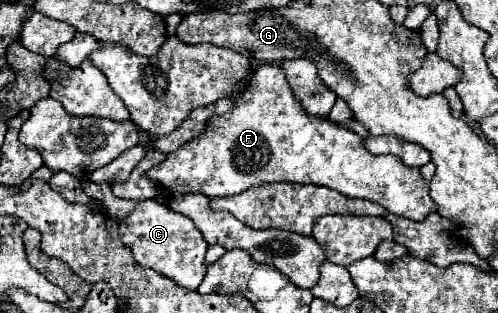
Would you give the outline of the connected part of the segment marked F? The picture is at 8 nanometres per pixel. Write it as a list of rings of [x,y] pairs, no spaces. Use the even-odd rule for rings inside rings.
[[[258,65],[250,71],[250,75],[242,81],[242,91],[236,95],[236,105],[232,111],[220,117],[212,117],[206,131],[180,147],[178,151],[170,153],[168,159],[154,169],[148,171],[148,177],[160,185],[164,185],[172,195],[176,193],[192,193],[200,191],[208,197],[226,197],[238,195],[254,185],[262,183],[314,183],[336,189],[346,197],[370,199],[372,203],[382,205],[394,215],[424,221],[430,213],[436,211],[434,201],[428,193],[428,181],[420,175],[418,167],[406,167],[394,155],[372,155],[364,145],[362,137],[352,133],[346,127],[340,127],[326,117],[310,117],[302,111],[300,101],[294,97],[284,73],[276,65]]]

